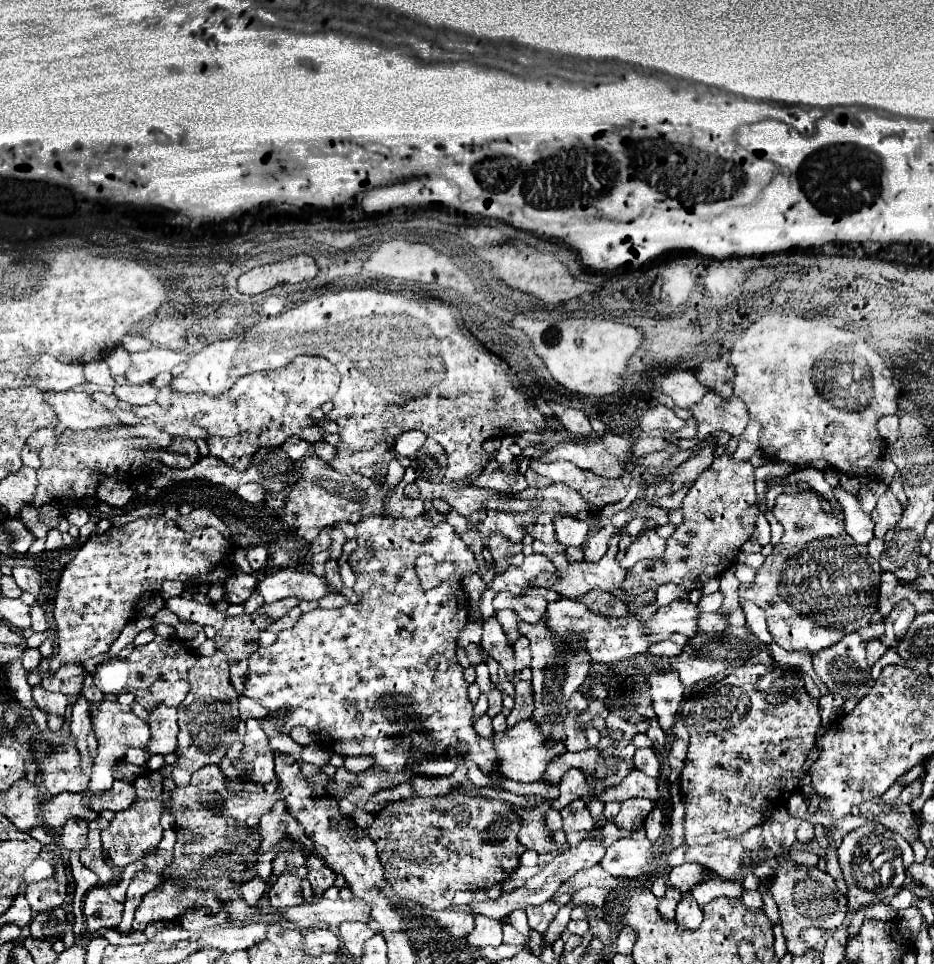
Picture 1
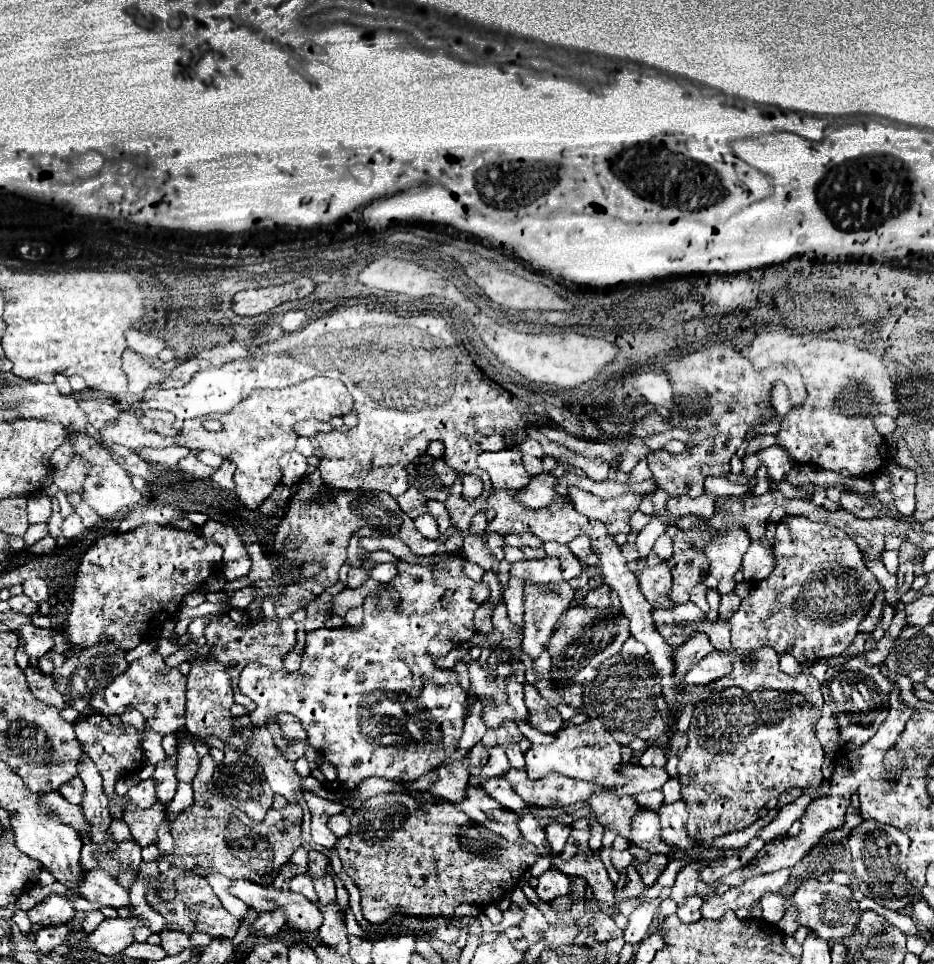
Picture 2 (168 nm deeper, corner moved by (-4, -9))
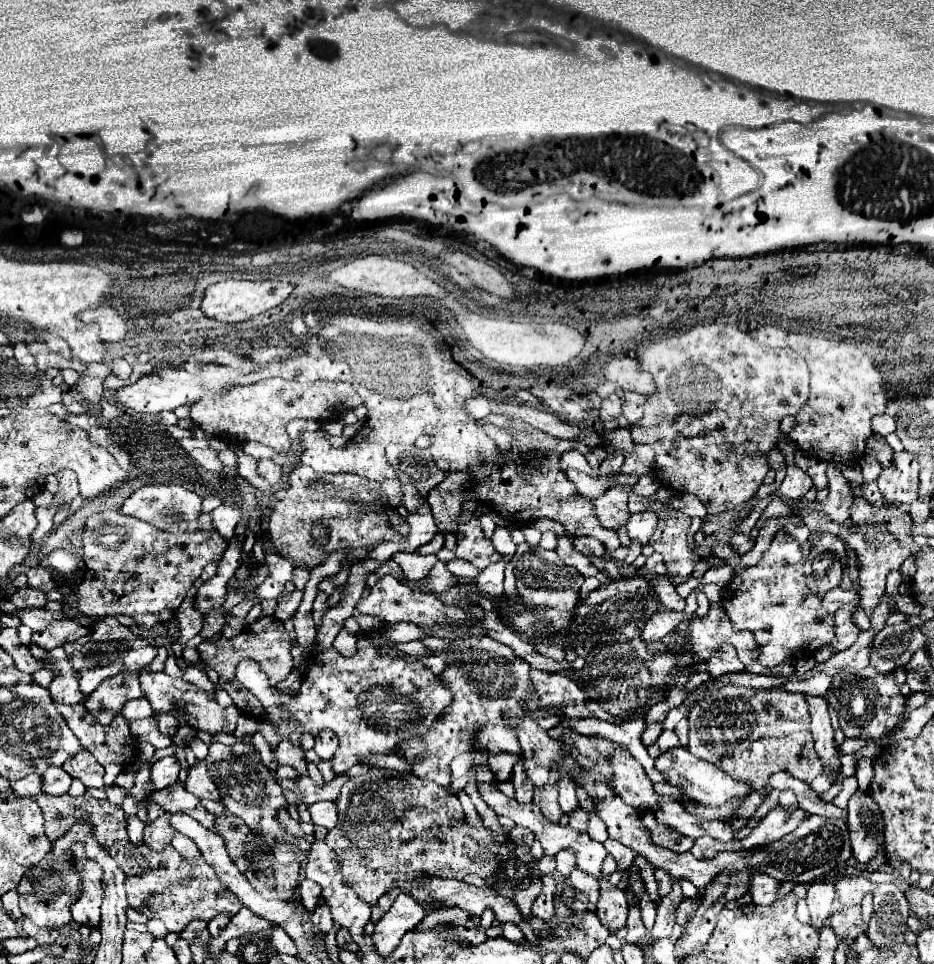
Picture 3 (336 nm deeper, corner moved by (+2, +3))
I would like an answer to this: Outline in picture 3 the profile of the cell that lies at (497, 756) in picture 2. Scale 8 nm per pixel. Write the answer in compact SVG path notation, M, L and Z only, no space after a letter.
M493 754L489 758L489 767L493 770L495 778L501 780L501 782L507 782L511 780L511 772L513 772L513 766L521 760L521 756L517 754Z

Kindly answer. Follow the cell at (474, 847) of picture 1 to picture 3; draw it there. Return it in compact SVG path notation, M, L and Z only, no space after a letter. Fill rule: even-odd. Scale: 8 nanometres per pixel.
M373 768L367 774L349 778L335 800L339 822L329 830L325 844L337 854L345 886L349 886L367 904L375 904L385 892L396 887L397 874L401 871L425 870L439 878L463 880L469 874L487 878L497 870L495 854L499 846L493 842L493 832L487 828L473 828L465 822L447 826L463 818L461 802L445 788L439 788L433 780L423 780L421 812L417 786L419 778L411 772ZM471 842L475 842L475 846L467 846Z

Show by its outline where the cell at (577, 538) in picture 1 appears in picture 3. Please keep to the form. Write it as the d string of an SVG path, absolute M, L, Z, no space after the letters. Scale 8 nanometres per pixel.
M591 536L575 538L575 550L579 550L581 554L585 554L589 558L601 558L605 554L605 546Z

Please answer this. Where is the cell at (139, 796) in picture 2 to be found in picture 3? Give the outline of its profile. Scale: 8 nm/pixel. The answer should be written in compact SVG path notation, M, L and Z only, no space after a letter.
M175 756L161 758L159 762L155 762L151 766L151 782L153 782L153 786L157 790L163 790L163 788L177 782L179 772L181 772L181 764L179 764L179 760Z

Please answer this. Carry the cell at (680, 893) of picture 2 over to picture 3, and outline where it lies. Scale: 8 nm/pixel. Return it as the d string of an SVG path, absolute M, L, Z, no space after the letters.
M673 886L673 890L661 900L659 904L659 912L657 912L657 920L655 920L655 926L651 930L651 934L647 934L641 944L651 944L655 940L661 940L661 938L667 938L671 934L671 928L675 924L675 910L677 906L681 904L683 900L683 892L681 892L681 886Z

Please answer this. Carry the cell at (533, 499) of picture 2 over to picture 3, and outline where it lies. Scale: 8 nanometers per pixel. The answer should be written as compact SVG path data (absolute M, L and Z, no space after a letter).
M567 470L565 476L575 484L577 492L583 496L583 498L597 498L601 494L605 494L609 488L613 488L617 482L615 482L615 476L619 472L607 472L607 474L601 474L601 472L595 472L595 474L583 474L583 472L577 472L577 470Z

